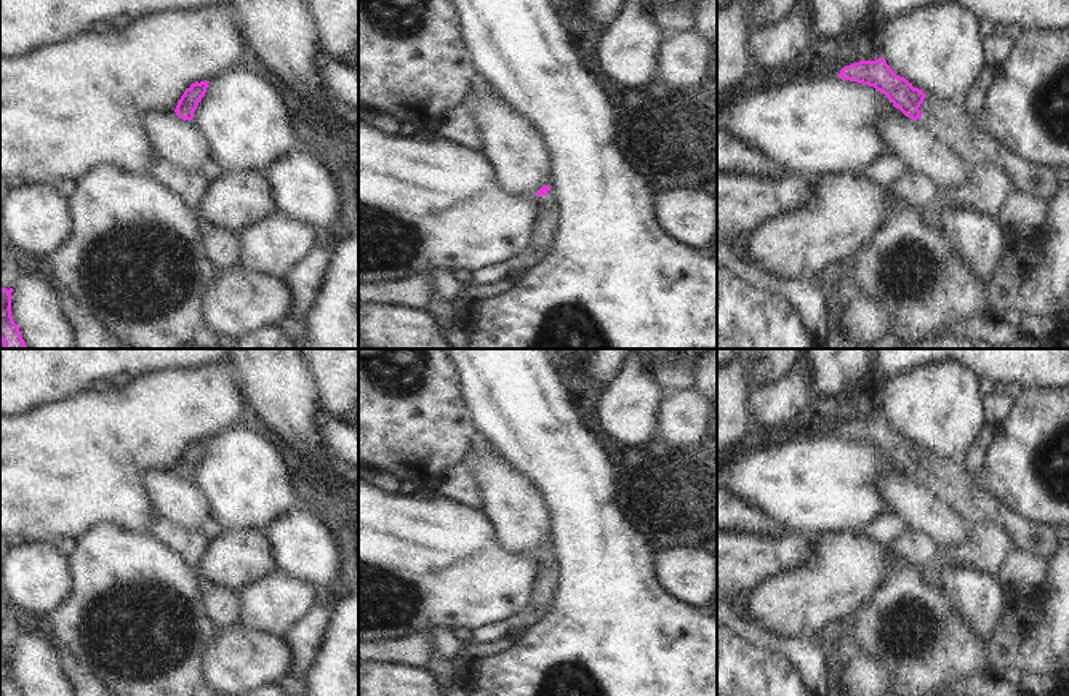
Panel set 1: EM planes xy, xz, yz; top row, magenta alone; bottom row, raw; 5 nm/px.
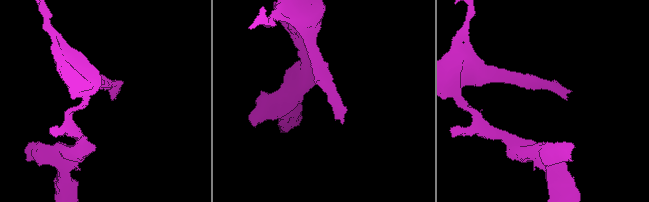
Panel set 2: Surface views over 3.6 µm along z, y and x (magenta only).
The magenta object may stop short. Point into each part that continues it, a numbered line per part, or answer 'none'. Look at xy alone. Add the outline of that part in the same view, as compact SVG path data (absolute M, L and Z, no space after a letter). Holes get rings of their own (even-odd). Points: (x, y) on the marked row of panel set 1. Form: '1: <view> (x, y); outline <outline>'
none

